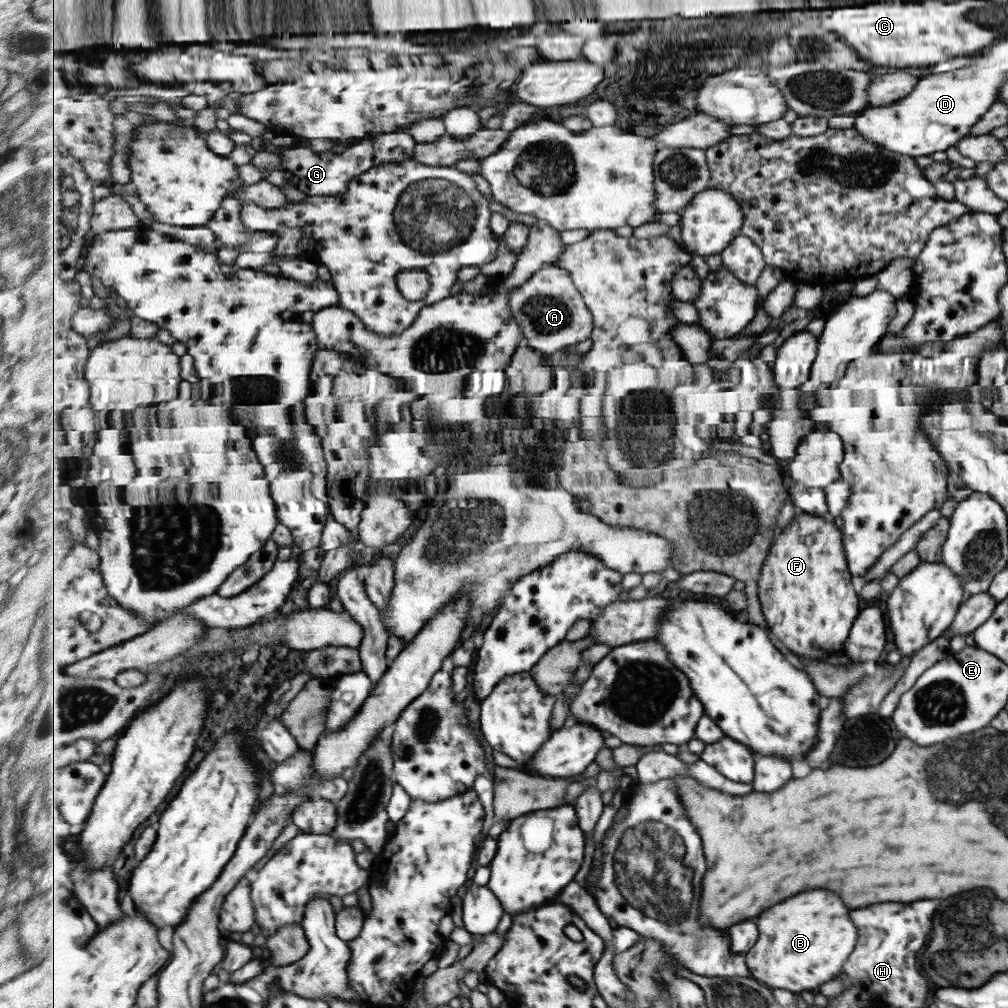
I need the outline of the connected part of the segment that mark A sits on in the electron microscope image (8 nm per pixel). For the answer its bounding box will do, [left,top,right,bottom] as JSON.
[510,264,594,357]

